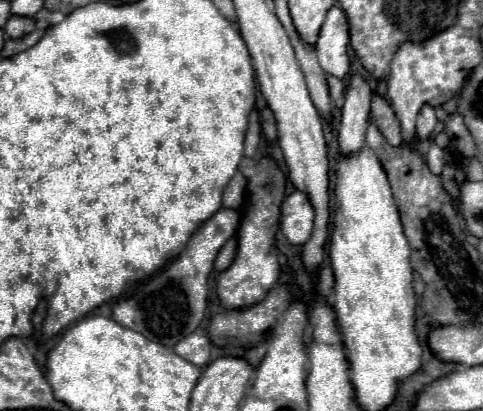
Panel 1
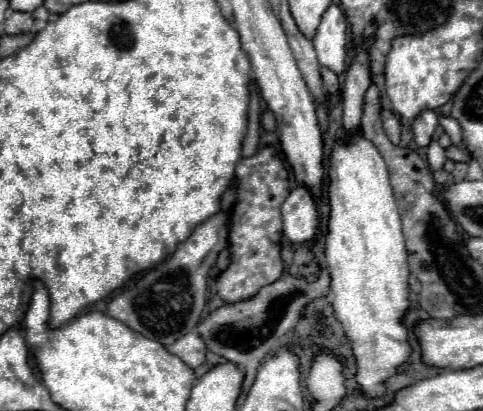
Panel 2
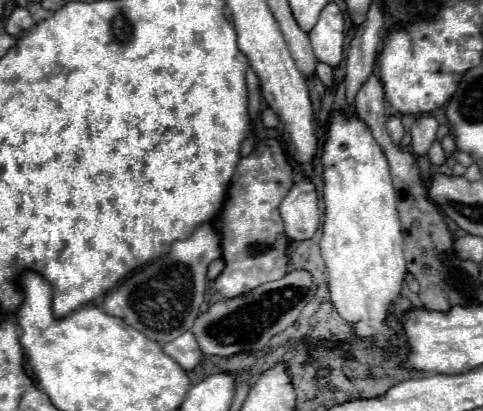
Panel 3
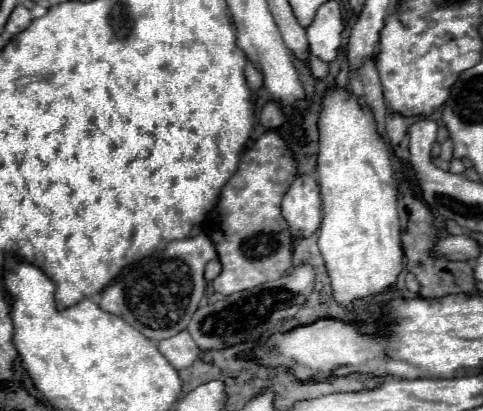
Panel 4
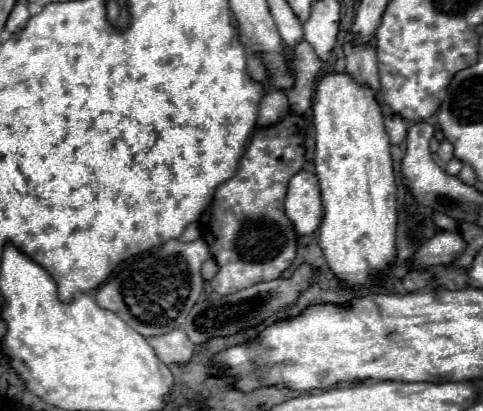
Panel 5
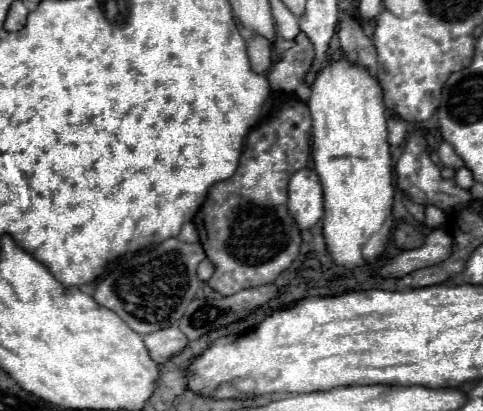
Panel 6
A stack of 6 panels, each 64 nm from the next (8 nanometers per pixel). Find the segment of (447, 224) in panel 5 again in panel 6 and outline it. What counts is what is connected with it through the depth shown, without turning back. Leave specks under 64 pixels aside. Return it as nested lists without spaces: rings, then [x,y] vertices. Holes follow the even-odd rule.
[[[429,205],[425,208],[425,225],[430,229],[438,228],[447,222],[446,214],[435,206]]]

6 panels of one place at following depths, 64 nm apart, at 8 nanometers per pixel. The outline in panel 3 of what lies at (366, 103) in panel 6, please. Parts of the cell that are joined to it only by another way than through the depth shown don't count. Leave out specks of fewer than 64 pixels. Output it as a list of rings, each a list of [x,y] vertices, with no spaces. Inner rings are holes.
[[[334,110],[330,114],[328,136],[322,150],[322,180],[324,180],[324,204],[326,218],[322,224],[320,250],[326,262],[330,300],[338,314],[348,320],[356,336],[372,336],[376,344],[388,342],[392,330],[384,324],[392,300],[400,296],[400,288],[406,274],[406,260],[402,250],[402,230],[396,210],[396,192],[392,186],[390,170],[382,148],[376,144],[370,128],[358,118],[356,112]]]

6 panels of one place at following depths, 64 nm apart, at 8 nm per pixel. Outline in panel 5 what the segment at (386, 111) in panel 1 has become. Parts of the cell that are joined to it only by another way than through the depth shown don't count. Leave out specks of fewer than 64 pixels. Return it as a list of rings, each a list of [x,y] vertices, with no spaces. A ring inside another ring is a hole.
[[[392,114],[392,116],[386,116],[386,132],[390,136],[390,144],[400,144],[404,138],[406,138],[406,130],[408,130],[408,124]]]

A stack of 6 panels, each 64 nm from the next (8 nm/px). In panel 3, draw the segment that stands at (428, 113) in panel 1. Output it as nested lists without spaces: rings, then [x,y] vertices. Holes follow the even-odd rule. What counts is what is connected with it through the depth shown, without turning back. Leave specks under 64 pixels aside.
[[[420,116],[412,124],[410,134],[412,134],[412,150],[416,156],[426,156],[428,148],[436,140],[436,130],[438,130],[438,122],[434,116]]]

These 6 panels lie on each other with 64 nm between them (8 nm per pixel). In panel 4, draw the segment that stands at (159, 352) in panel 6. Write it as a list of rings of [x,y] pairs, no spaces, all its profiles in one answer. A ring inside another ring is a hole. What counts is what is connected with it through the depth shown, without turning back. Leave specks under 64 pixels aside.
[[[188,330],[178,332],[168,340],[160,340],[158,350],[174,368],[188,368],[200,354],[200,348],[196,348],[196,342]]]

